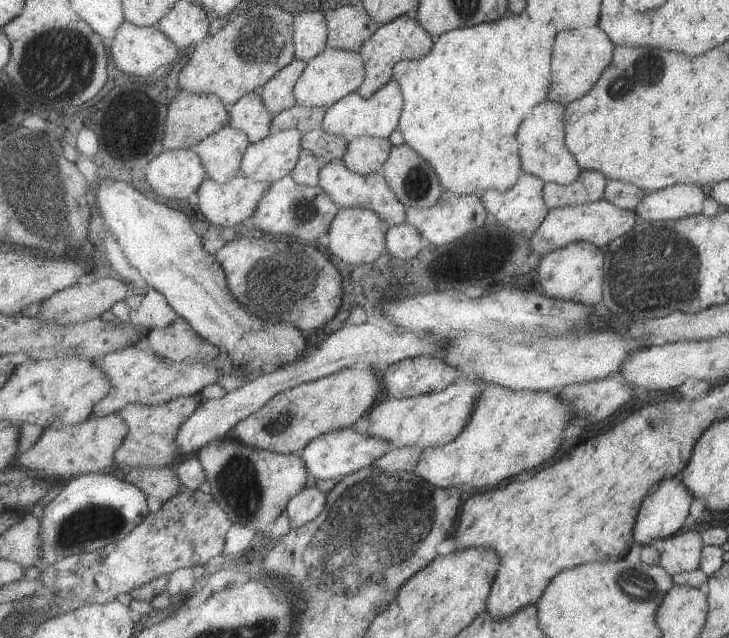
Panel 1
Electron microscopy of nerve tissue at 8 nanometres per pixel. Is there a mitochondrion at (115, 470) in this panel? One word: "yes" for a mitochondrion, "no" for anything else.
no

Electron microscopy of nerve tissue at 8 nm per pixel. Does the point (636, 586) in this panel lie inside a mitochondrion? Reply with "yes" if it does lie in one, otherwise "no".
yes

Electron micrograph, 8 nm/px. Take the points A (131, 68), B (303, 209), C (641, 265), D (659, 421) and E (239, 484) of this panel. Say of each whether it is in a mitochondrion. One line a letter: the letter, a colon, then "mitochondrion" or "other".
A: other
B: mitochondrion
C: mitochondrion
D: mitochondrion
E: mitochondrion

